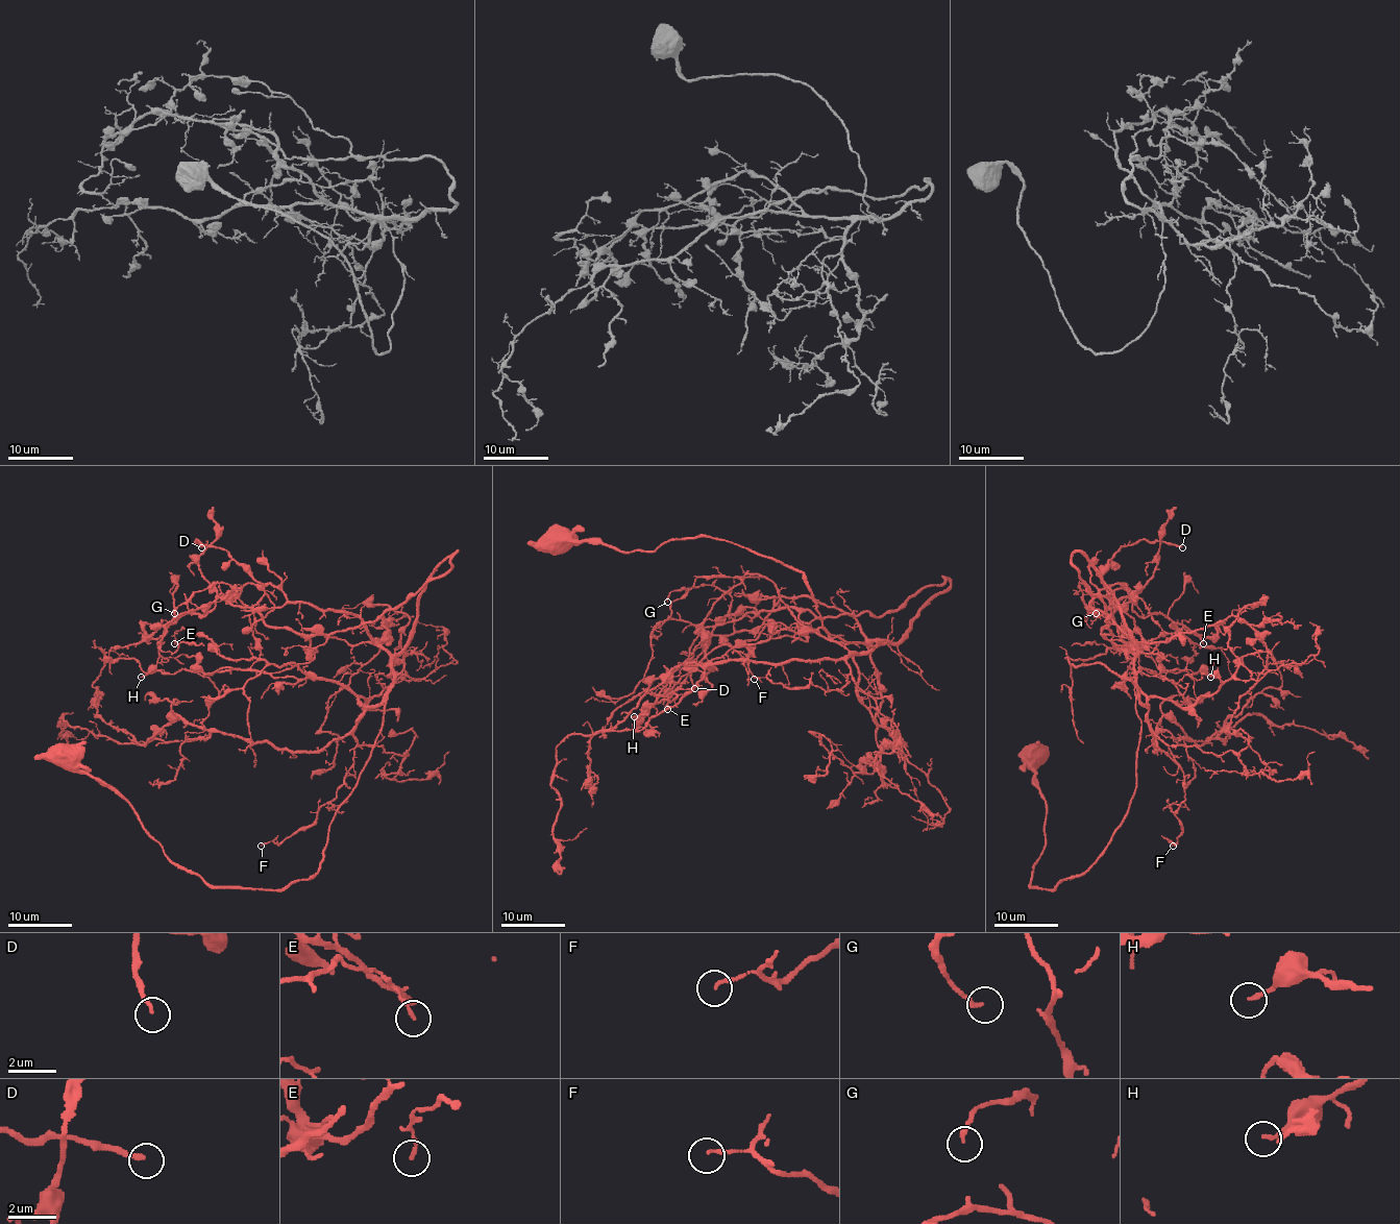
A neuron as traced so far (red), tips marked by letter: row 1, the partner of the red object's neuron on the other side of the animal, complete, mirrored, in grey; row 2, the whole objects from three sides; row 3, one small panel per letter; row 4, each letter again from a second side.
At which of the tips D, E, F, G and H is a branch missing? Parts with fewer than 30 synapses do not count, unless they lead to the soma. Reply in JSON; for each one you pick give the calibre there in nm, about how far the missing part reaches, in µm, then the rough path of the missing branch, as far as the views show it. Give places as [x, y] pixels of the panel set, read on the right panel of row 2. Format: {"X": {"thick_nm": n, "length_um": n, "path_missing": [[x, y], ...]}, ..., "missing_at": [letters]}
{"D": {"thick_nm": 160, "length_um": 20, "path_missing": [[1182, 547], [1197, 548], [1204, 535], [1212, 535], [1218, 539], [1225, 574], [1219, 584], [1216, 583]]}, "missing_at": ["D"]}

